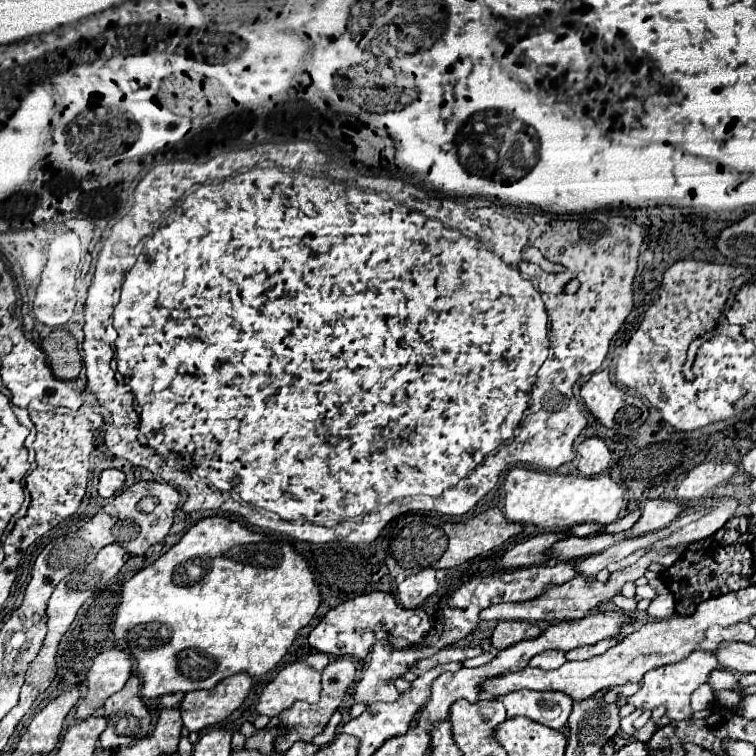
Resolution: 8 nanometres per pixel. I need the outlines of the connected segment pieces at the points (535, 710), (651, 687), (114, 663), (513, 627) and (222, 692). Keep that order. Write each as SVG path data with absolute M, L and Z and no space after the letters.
M513 691L503 697L507 717L523 715L551 729L563 729L573 701L559 691Z
M693 651L685 661L679 661L679 663L673 663L673 665L665 665L665 667L659 667L659 669L653 669L649 673L645 673L645 683L641 685L641 689L627 697L627 703L633 705L635 709L643 709L643 711L653 711L655 707L665 707L665 715L673 721L683 721L683 719L689 719L691 717L691 707L689 707L689 697L691 693L707 683L707 677L713 669L719 667L719 661L715 659L713 653L709 651Z
M103 651L95 657L89 673L87 673L87 695L79 701L75 709L75 717L87 719L97 709L103 707L103 703L125 685L125 681L131 675L131 655L125 651Z
M499 621L493 635L491 635L491 643L493 647L505 649L509 645L515 645L517 641L523 639L533 639L541 633L541 629L533 623L525 623L525 621Z
M233 675L215 685L213 691L191 691L185 693L179 703L183 727L189 731L201 731L203 727L221 723L245 701L253 679L249 675Z

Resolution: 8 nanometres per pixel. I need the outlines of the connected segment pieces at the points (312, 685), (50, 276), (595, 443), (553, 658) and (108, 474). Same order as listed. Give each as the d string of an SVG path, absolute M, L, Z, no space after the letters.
M295 661L281 669L271 683L267 683L259 697L257 713L277 717L297 699L317 703L319 693L321 693L321 673L311 669L305 661Z
M63 233L59 237L55 237L53 243L49 245L49 259L41 273L41 283L37 287L35 301L33 301L33 313L39 323L43 323L47 327L59 327L71 319L75 303L77 303L75 273L79 267L79 255L81 255L81 243L79 243L79 237L73 233Z
M591 437L591 439L585 439L579 447L579 471L583 475L599 475L603 469L607 469L609 461L611 461L611 453L605 445L603 439L597 439L597 437Z
M543 651L543 653L537 653L535 657L529 659L529 665L539 667L539 669L557 669L563 663L565 663L563 651Z
M105 469L101 473L97 491L99 491L101 497L113 497L123 487L123 481L125 481L125 473L123 471L119 471L119 469Z

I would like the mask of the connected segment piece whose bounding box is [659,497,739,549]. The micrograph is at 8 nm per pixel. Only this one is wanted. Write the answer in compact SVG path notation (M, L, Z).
M735 497L719 501L719 505L711 513L703 515L701 519L677 529L675 533L671 533L663 541L659 541L659 549L661 547L677 547L677 545L701 541L701 539L713 535L717 529L721 529L733 517L737 505L739 505L739 499L735 499Z

